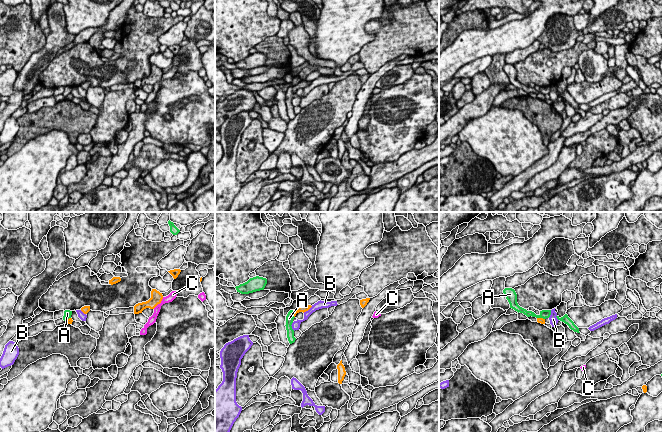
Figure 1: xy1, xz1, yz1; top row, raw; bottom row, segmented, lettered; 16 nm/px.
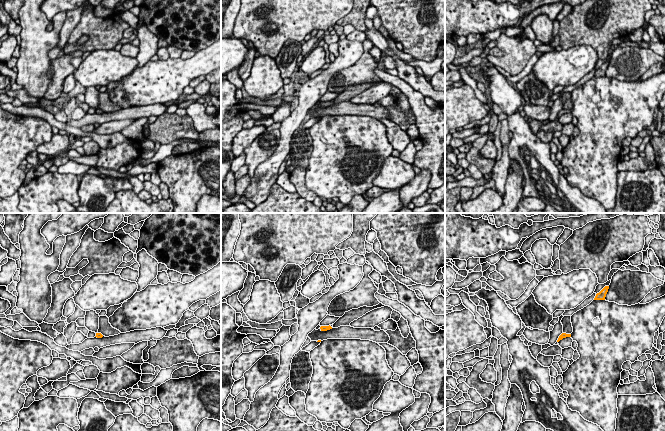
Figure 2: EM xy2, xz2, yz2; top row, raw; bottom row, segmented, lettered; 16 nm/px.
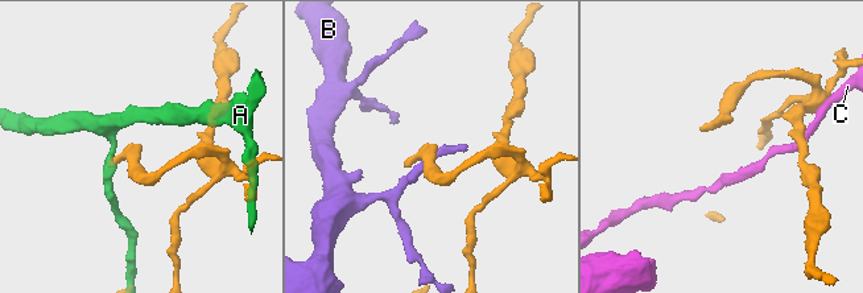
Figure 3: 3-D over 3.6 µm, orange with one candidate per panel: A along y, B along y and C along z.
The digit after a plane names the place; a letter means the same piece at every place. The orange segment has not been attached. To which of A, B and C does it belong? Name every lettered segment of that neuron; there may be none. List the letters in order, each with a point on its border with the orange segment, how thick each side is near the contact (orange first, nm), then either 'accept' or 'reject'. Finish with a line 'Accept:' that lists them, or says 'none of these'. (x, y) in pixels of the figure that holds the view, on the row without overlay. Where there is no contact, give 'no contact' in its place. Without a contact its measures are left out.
A: xz1 (293, 90) | 130/130 nm | reject
B: xz1 (307, 86) | 130/130 nm | reject
C: xy1 (159, 79) | 190/120 nm | reject
Accept: none of these

